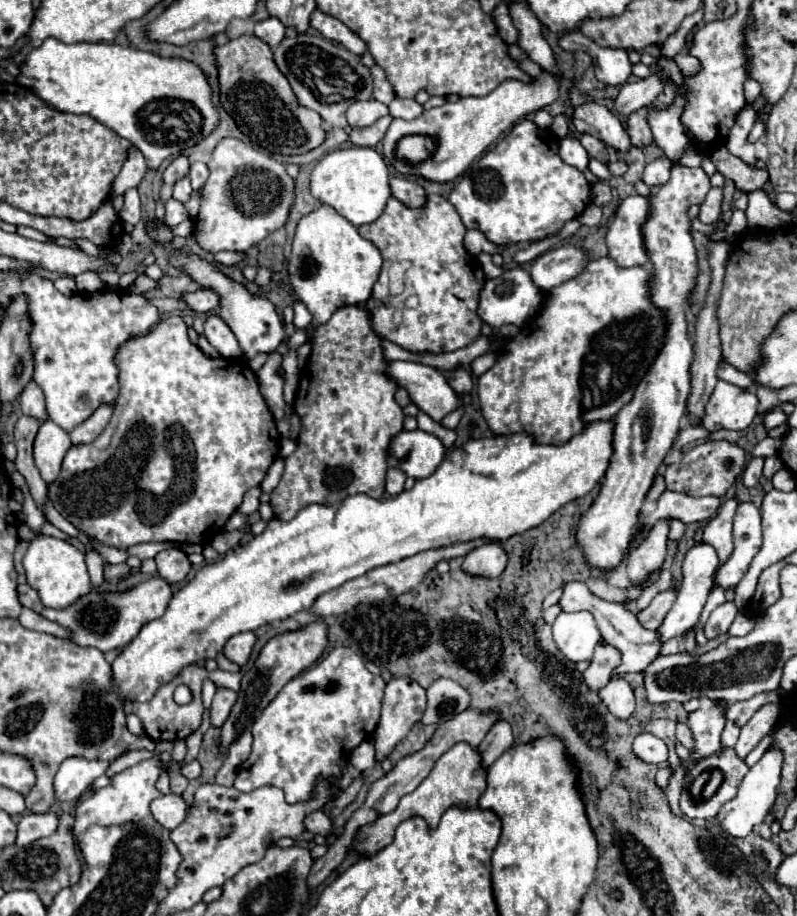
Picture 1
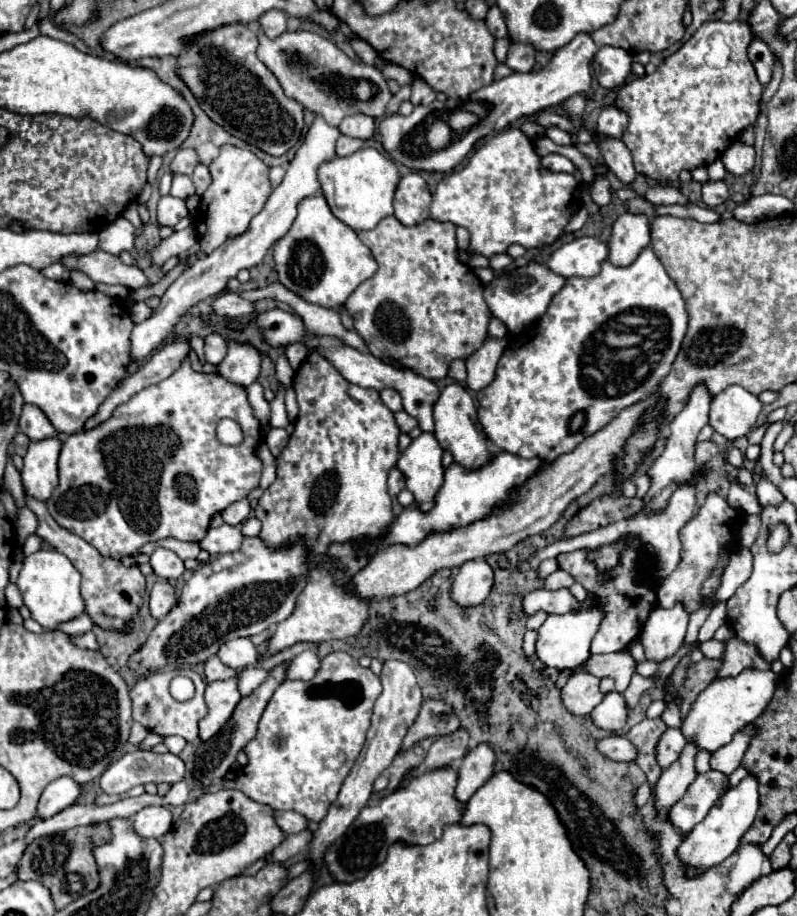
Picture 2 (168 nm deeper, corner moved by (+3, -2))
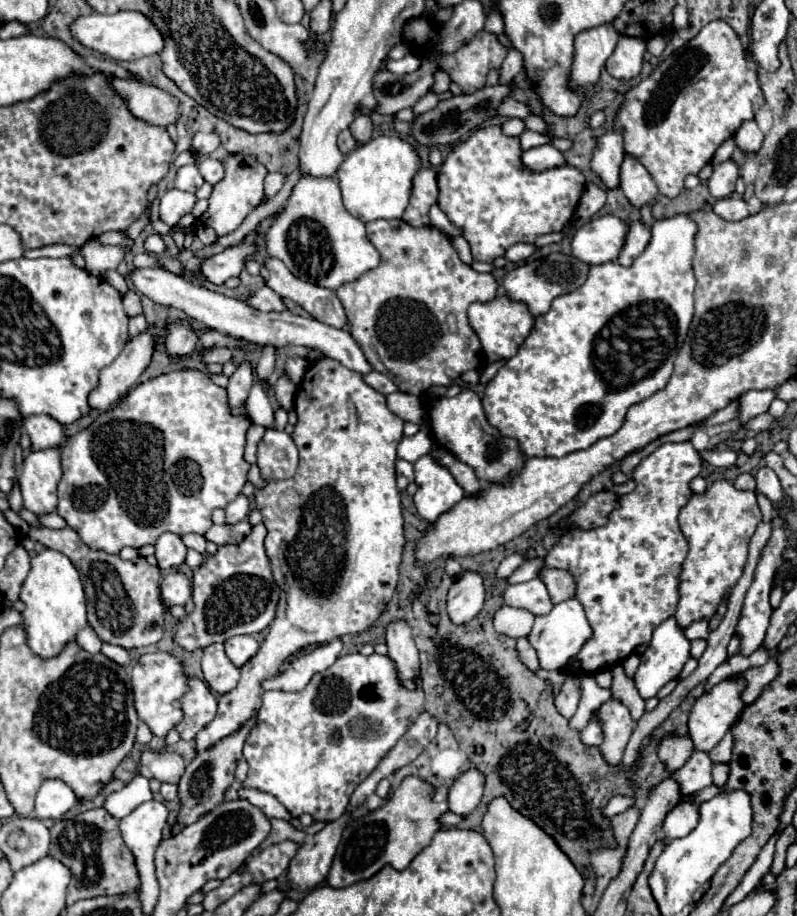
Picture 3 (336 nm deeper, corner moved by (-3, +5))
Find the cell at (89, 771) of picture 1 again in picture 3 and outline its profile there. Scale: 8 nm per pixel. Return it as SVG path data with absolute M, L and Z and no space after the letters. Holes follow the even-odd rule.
M45 780L35 798L35 814L39 820L61 818L79 800L63 780Z

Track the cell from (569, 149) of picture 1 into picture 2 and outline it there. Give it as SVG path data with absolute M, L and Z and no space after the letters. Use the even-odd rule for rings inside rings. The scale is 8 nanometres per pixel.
M555 153L541 157L541 165L549 171L561 171L561 173L573 173L575 171L575 165L567 157L555 155Z

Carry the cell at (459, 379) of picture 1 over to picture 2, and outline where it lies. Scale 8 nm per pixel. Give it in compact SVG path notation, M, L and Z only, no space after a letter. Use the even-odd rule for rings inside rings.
M451 383L441 391L441 397L435 403L433 419L435 419L435 439L445 451L453 455L455 463L465 467L465 471L481 469L491 461L491 451L487 449L487 437L477 421L475 403L463 385Z

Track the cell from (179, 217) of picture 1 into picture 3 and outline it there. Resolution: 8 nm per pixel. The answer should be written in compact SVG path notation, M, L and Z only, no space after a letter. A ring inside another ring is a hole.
M167 190L161 198L161 208L159 208L159 214L161 214L161 220L167 224L167 226L175 226L179 222L181 216L189 214L193 204L195 204L195 194L193 192L183 192L183 190Z

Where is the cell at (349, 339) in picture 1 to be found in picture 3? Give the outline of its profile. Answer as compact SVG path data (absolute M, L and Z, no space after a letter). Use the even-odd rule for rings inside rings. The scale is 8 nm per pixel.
M321 358L321 360L315 360L315 362L311 362L307 366L305 376L303 376L301 384L297 386L295 408L297 408L299 420L295 424L295 430L293 430L291 438L299 448L297 472L289 480L269 482L263 490L257 490L257 496L255 496L257 510L263 514L263 524L267 526L265 550L267 550L267 556L271 558L277 586L281 588L281 602L277 606L277 616L271 622L269 632L267 632L261 648L257 650L257 654L249 662L245 662L241 666L241 680L237 682L237 686L231 692L225 692L225 694L219 696L219 712L217 712L215 720L211 724L207 724L195 738L197 740L197 750L205 750L205 748L213 746L217 740L233 734L245 720L249 720L255 714L255 710L259 706L259 698L261 698L261 682L267 680L267 678L273 678L275 674L279 674L279 668L283 666L283 662L291 654L299 652L301 648L305 648L309 644L325 644L325 642L331 642L333 638L339 638L339 636L345 636L345 634L361 634L361 632L369 630L375 624L375 620L379 618L379 614L385 610L385 606L389 604L389 600L393 596L393 590L397 586L397 574L399 574L399 562L401 562L401 552L403 552L405 538L403 538L401 496L399 496L399 488L395 484L395 462L397 462L397 446L399 446L399 442L403 438L403 424L405 422L401 418L397 418L389 410L385 396L381 396L377 390L373 390L373 388L369 388L369 384L365 384L365 380L363 380L363 376L359 372L347 370L345 366L341 366L339 362L335 362L331 358Z

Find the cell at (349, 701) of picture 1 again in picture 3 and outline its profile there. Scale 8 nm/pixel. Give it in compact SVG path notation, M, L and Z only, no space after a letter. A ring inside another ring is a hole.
M359 652L339 656L331 668L315 674L303 690L271 690L263 694L261 708L257 710L257 724L243 748L249 772L241 786L273 794L295 818L301 814L311 814L321 822L335 820L343 814L355 788L375 770L377 762L395 746L395 742L405 734L407 726L423 712L423 702L421 680L417 680L417 688L413 692L405 690L395 676L395 664L389 656L363 656Z

